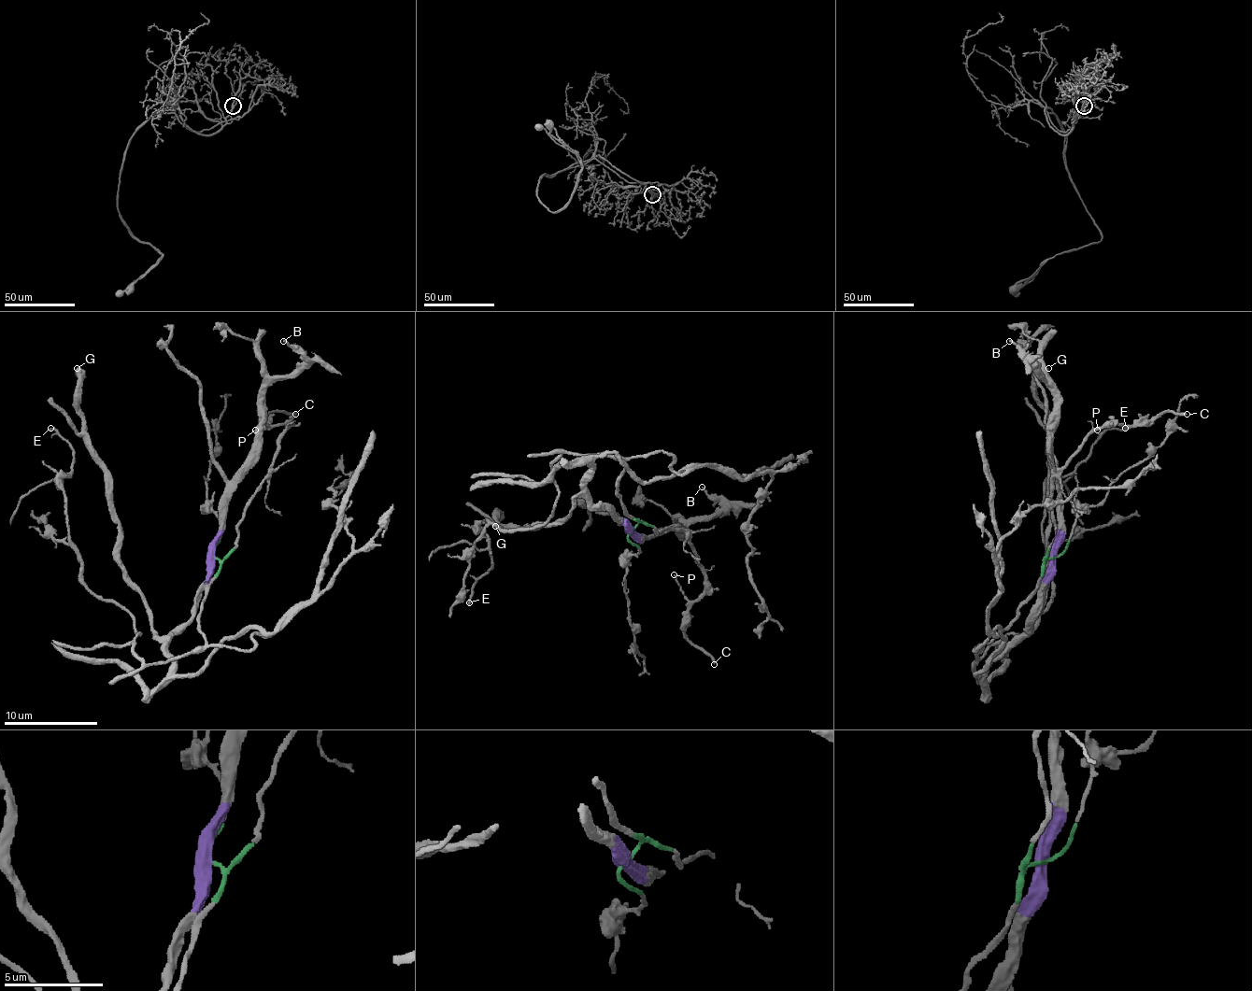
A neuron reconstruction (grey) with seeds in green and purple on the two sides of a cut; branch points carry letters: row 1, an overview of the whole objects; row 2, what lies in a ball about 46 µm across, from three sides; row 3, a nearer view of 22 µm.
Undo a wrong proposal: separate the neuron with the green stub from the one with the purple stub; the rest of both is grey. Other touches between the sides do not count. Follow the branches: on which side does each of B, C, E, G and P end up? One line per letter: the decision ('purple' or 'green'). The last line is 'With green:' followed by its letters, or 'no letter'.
B: purple
C: green
E: green
G: purple
P: green
With green: C, E, P

